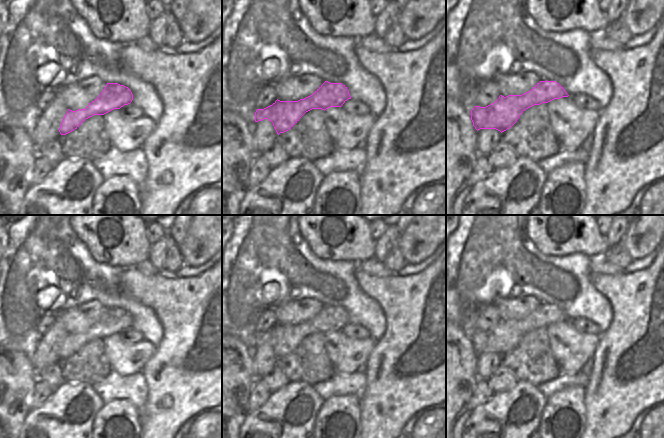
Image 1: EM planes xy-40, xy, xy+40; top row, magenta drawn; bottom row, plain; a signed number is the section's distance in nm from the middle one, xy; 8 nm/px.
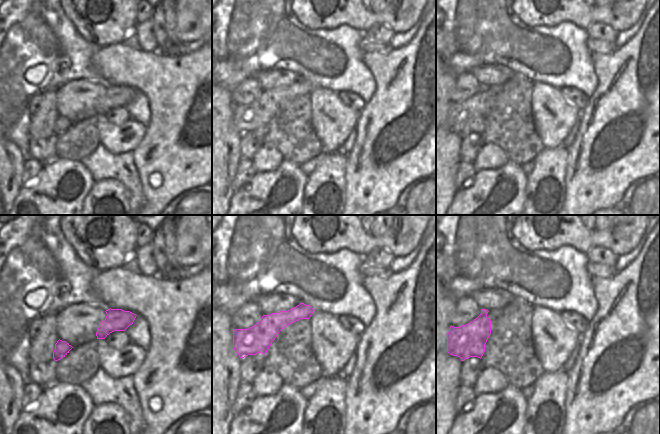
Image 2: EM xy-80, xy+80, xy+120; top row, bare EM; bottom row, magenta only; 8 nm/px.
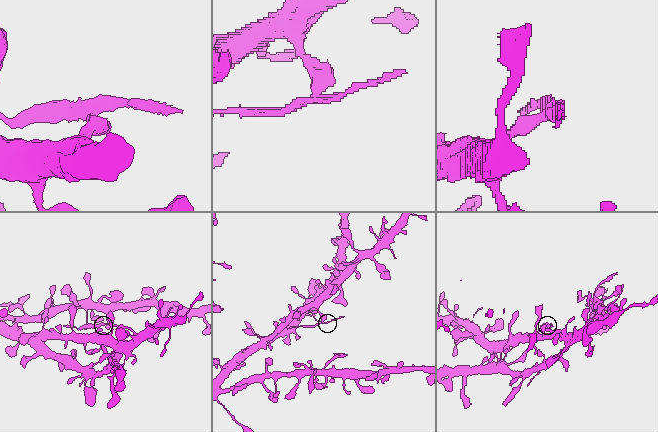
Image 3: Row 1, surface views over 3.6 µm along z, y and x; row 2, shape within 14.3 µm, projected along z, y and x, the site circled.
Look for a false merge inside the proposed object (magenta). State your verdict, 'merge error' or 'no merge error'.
merge error

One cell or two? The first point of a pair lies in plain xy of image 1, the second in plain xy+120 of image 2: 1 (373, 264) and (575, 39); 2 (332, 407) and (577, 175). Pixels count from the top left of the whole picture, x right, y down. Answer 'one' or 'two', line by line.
1: two
2: two

